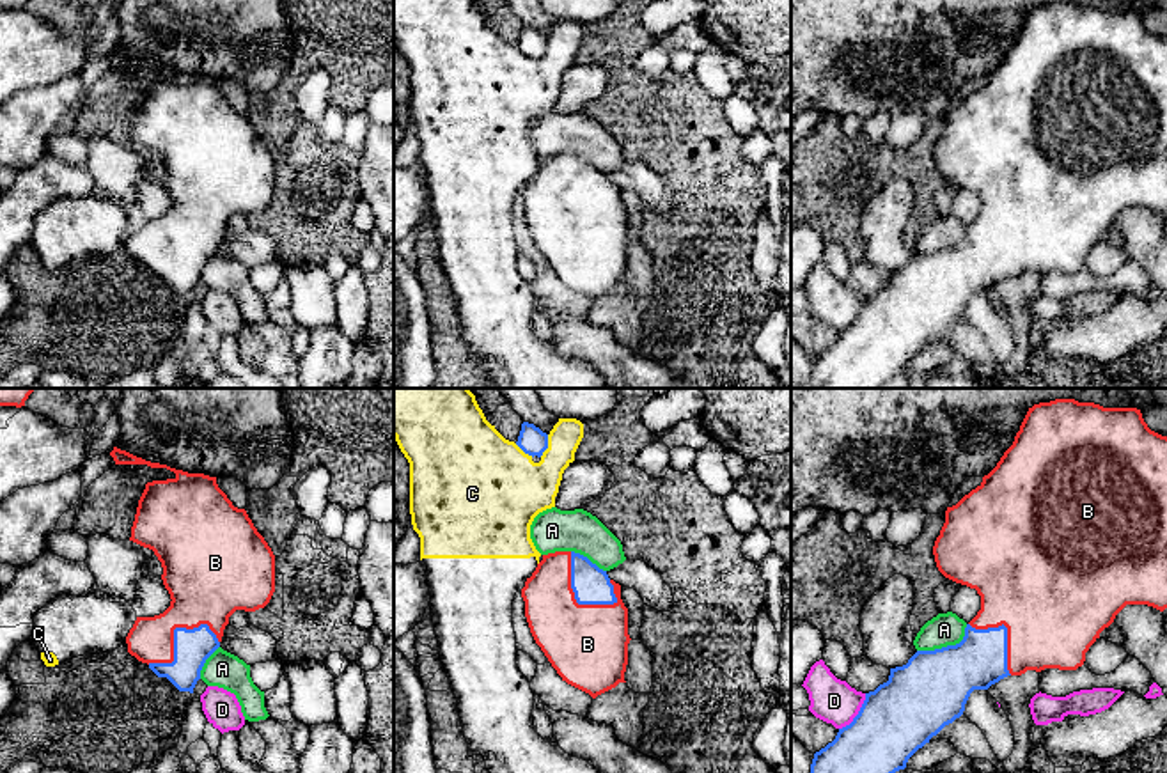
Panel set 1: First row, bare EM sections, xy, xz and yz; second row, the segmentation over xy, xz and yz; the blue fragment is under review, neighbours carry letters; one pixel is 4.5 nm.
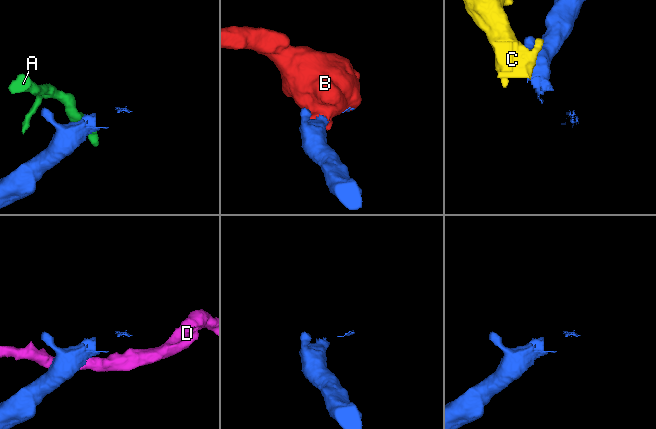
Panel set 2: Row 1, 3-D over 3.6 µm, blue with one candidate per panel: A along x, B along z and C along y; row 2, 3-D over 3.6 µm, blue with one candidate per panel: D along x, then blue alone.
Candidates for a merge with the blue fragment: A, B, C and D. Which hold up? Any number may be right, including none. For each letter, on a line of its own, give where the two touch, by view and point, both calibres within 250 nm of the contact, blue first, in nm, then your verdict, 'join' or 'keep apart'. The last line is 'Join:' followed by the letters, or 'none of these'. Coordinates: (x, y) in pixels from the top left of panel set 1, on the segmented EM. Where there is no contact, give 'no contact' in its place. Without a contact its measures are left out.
A: yz (947, 646) | 340/150 nm | keep apart
B: xz (575, 596) | 170/360 nm | join
C: xz (547, 445) | 120/320 nm | keep apart
D: yz (859, 713) | 340/200 nm | keep apart
Join: B

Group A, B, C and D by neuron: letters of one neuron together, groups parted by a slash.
A / B / C / D

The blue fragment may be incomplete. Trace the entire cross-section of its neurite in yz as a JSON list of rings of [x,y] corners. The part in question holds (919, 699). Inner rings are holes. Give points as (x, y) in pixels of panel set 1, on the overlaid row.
[[[1075,399],[1034,404],[1029,408],[1013,445],[1004,452],[997,466],[983,477],[975,489],[956,505],[947,507],[945,523],[935,541],[933,555],[938,571],[945,578],[977,590],[981,610],[967,624],[959,644],[935,651],[917,651],[906,665],[890,668],[889,681],[865,693],[865,700],[853,722],[839,729],[835,739],[814,753],[811,773],[896,773],[905,769],[908,759],[919,748],[963,714],[974,690],[988,690],[1000,679],[1022,675],[1027,670],[1077,670],[1084,665],[1085,652],[1100,638],[1100,633],[1114,622],[1126,605],[1147,605],[1163,612],[1167,608],[1167,436],[1151,431],[1137,408],[1103,408]]]

